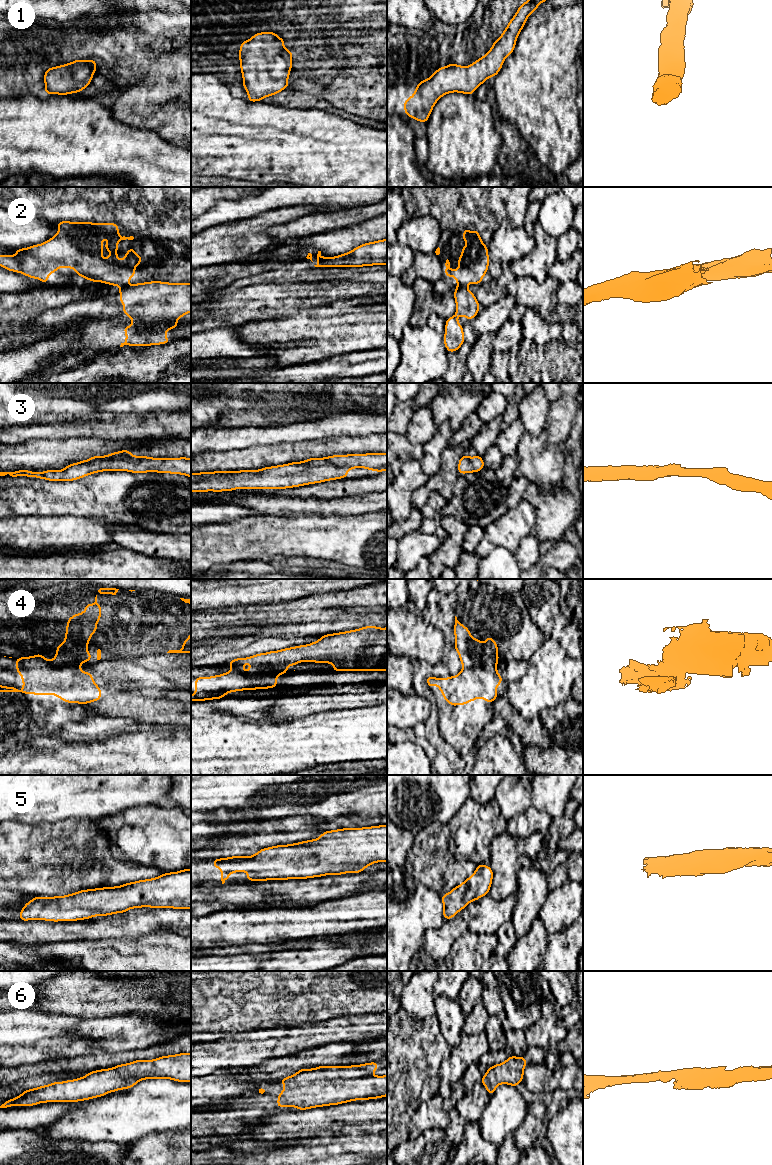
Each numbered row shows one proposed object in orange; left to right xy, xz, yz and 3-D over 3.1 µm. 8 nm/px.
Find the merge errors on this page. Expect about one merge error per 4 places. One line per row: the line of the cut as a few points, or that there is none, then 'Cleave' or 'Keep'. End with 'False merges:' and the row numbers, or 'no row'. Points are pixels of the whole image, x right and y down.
1: No split. Keep
2: Split along xz (322, 258), (324, 266). Cleave
3: No split. Keep
4: Split along xz (232, 670), (261, 675), (267, 668), (274, 668), (277, 674). Cleave
5: No split. Keep
6: No split. Keep
False merges: 2, 4

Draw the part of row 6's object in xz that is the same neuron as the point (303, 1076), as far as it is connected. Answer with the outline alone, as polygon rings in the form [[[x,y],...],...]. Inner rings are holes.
[[[378,1062],[365,1063],[352,1066],[322,1066],[312,1069],[299,1069],[292,1076],[279,1080],[285,1088],[278,1095],[277,1108],[296,1107],[298,1110],[306,1110],[315,1107],[339,1105],[355,1100],[369,1100],[387,1096],[387,1075],[374,1076],[372,1073],[377,1070]]]

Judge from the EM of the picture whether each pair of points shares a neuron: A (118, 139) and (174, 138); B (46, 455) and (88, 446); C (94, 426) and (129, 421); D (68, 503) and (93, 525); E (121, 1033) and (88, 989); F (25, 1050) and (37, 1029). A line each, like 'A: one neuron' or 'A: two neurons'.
A: two neurons
B: one neuron
C: one neuron
D: two neurons
E: two neurons
F: two neurons

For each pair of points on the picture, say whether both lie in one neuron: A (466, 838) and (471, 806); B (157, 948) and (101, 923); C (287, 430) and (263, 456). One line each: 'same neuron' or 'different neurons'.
A: same neuron
B: different neurons
C: different neurons

